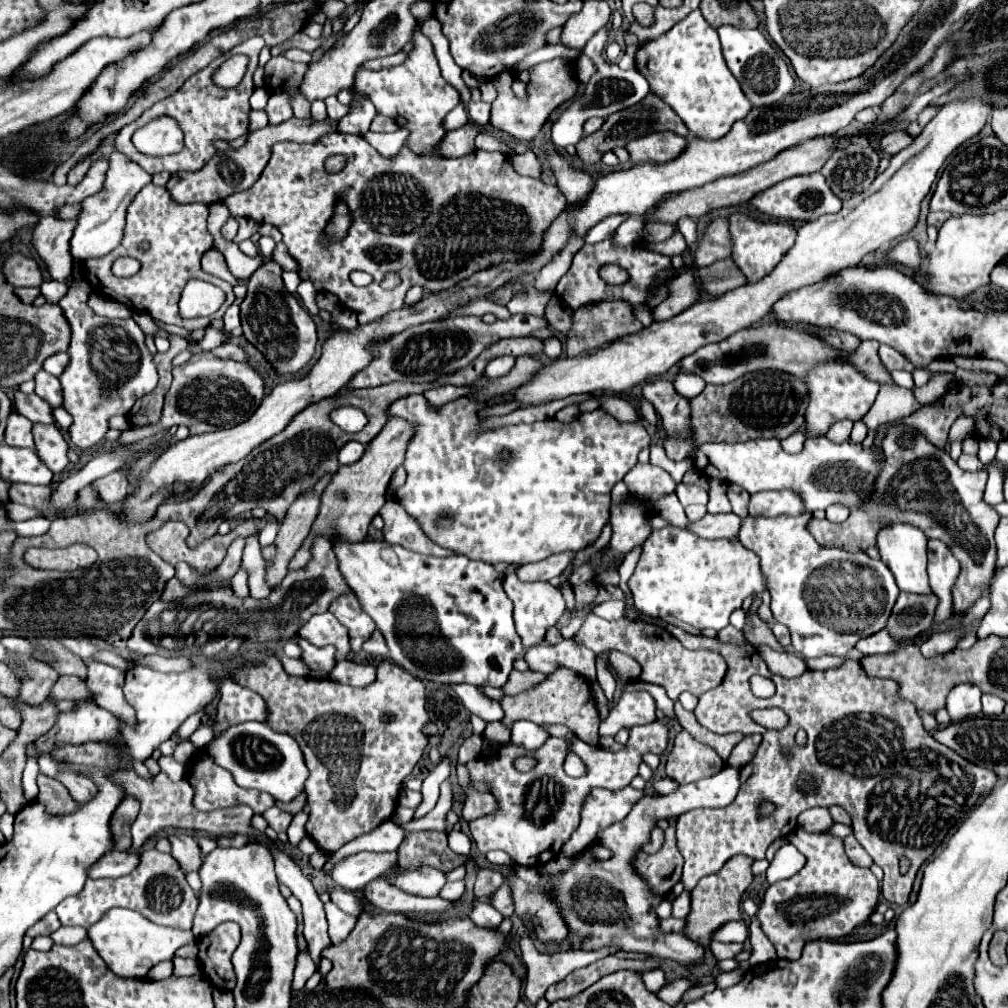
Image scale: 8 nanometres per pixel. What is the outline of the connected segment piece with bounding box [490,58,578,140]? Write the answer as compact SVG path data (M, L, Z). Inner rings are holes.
M554 58L550 62L540 62L534 68L530 68L530 78L528 78L528 88L526 88L526 98L514 96L514 92L500 92L498 98L492 102L492 112L490 112L490 124L498 130L504 130L512 134L518 140L532 140L550 114L564 102L574 100L578 94L578 78L572 70L570 58Z

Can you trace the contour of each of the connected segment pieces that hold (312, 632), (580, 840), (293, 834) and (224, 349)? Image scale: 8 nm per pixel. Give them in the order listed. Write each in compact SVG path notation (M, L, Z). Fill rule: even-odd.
M318 614L312 616L298 632L300 638L306 638L310 644L322 648L322 646L334 646L336 648L336 662L346 660L350 654L350 644L348 644L348 630L330 614Z
M631 786L622 788L618 792L592 788L584 801L580 824L562 846L562 852L566 856L580 854L590 844L590 840L596 837L600 828L606 828L610 824L623 820L630 812L632 804L643 795L644 791Z
M302 810L302 812L298 812L296 816L294 816L294 820L292 820L292 824L288 826L288 842L296 848L300 842L302 842L302 838L306 836L306 822L308 822L308 810Z
M226 342L219 347L211 351L214 356L222 359L236 360L236 362L248 362L248 354L238 346L238 344L232 344L232 342Z

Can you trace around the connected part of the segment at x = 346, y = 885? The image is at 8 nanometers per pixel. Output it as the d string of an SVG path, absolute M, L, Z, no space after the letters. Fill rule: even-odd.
M358 852L338 862L330 872L330 876L338 886L352 892L380 878L386 870L394 868L396 862L398 862L398 852Z

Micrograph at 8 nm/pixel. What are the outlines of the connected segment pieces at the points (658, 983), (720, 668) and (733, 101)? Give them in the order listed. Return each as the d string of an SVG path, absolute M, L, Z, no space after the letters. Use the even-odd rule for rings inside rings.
M661 969L644 972L642 978L646 988L653 993L658 992L666 983L665 974Z
M588 614L584 626L580 628L580 632L574 638L580 640L586 648L592 648L596 654L600 654L604 650L620 650L620 652L636 658L642 666L642 674L640 674L642 682L662 686L666 690L668 698L672 698L674 702L678 700L678 694L682 690L688 690L694 696L700 696L706 690L716 688L726 674L726 662L720 654L708 652L708 650L686 650L666 628L646 624L640 620L608 622L594 614Z
M694 10L664 36L648 40L636 52L636 70L648 80L652 92L684 120L688 130L706 140L718 140L732 124L752 110L738 80L724 64L716 30Z

